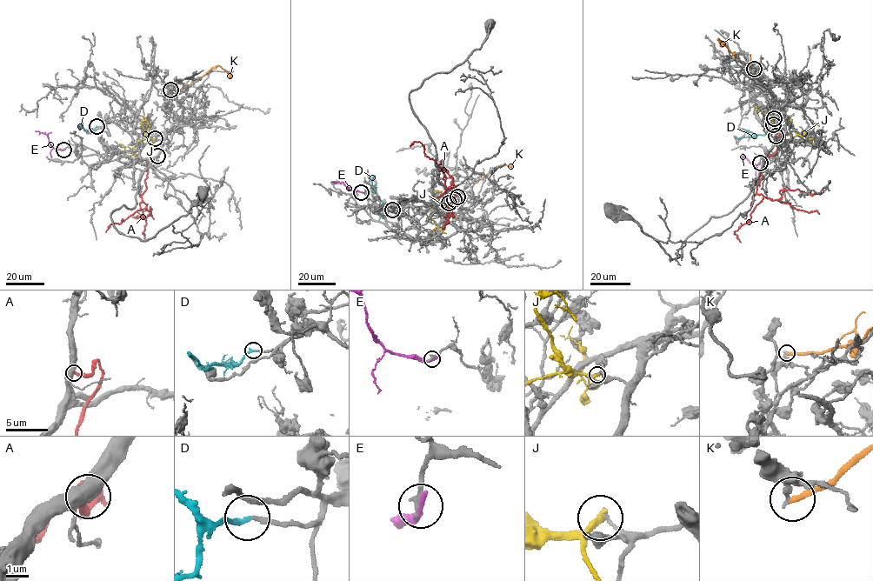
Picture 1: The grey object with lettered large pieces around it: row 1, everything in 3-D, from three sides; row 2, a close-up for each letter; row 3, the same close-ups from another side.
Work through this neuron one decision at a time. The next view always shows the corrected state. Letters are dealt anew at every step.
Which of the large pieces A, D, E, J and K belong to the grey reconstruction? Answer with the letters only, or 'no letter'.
D

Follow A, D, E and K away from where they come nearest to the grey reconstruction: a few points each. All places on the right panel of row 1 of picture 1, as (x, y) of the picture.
A: (776, 136), (783, 136), (760, 170), (756, 193), (777, 199), (781, 190), (813, 194), (824, 190)
D: (773, 124), (773, 129), (763, 135), (736, 136)
E: (759, 163), (756, 165), (742, 157)
K: (754, 69), (742, 63), (717, 39), (722, 44), (719, 43)

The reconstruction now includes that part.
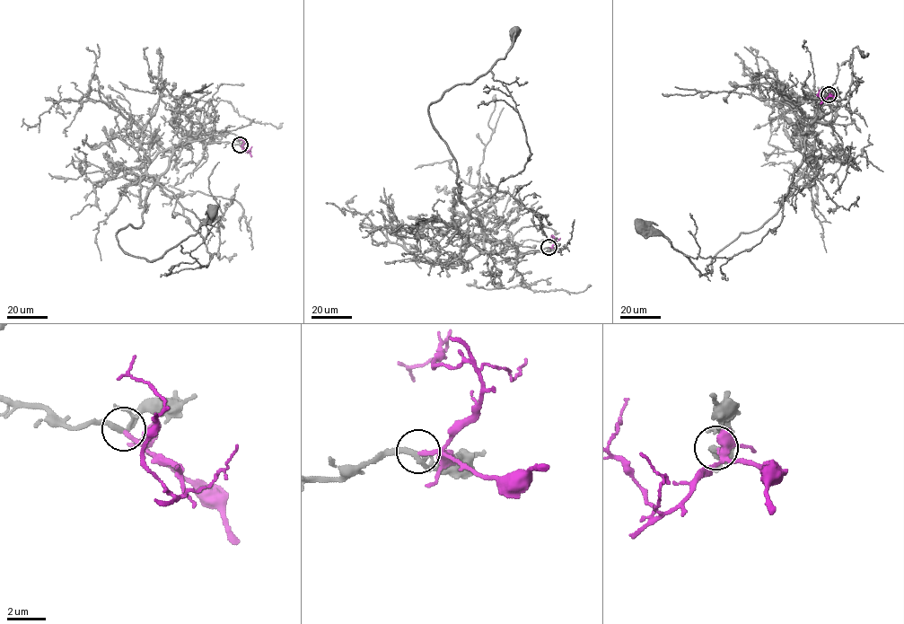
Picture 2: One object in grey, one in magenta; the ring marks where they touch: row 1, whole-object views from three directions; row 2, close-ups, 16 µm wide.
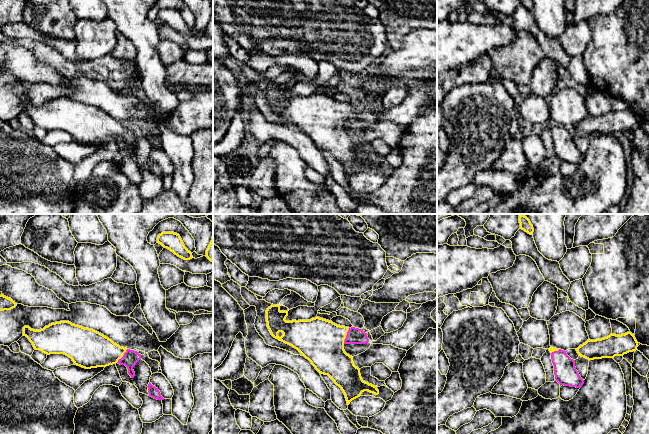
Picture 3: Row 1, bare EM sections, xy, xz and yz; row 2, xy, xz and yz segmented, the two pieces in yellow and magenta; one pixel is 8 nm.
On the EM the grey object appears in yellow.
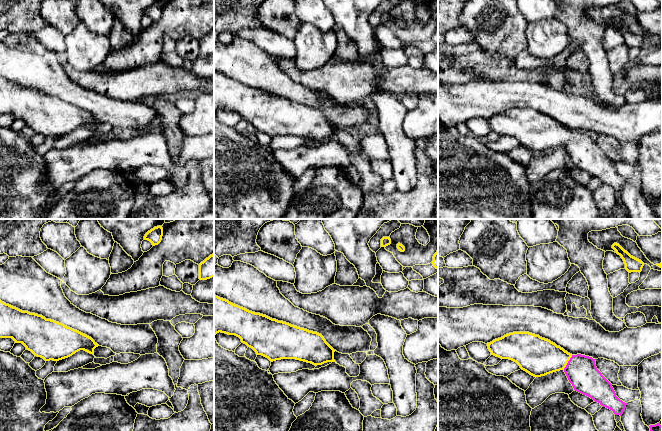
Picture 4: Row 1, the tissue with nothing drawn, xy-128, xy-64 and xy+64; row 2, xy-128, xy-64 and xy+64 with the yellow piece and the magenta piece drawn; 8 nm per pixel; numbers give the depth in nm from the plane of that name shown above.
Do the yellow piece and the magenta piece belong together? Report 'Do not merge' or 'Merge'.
Merge

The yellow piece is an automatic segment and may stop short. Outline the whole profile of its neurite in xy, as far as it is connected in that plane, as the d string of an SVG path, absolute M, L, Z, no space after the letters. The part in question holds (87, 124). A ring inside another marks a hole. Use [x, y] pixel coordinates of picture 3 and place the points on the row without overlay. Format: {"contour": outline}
{"contour": "M69 97L51 99L40 106L24 102L23 112L29 115L35 126L47 131L64 130L71 134L75 141L85 145L116 139L125 141L131 154L135 152L133 143L142 132L137 127L120 123L93 105Z"}

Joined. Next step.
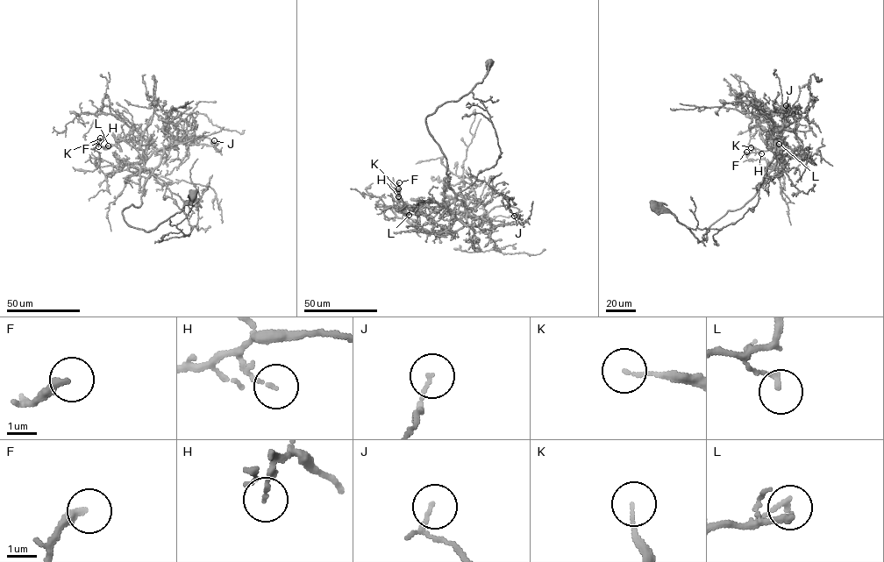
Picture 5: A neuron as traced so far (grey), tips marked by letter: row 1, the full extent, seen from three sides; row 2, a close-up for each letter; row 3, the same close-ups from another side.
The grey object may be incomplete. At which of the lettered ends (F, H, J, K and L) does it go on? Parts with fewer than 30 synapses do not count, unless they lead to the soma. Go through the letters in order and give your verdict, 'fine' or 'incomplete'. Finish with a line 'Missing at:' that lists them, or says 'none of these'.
F: fine
H: fine
J: fine
K: fine
L: fine
Missing at: none of these

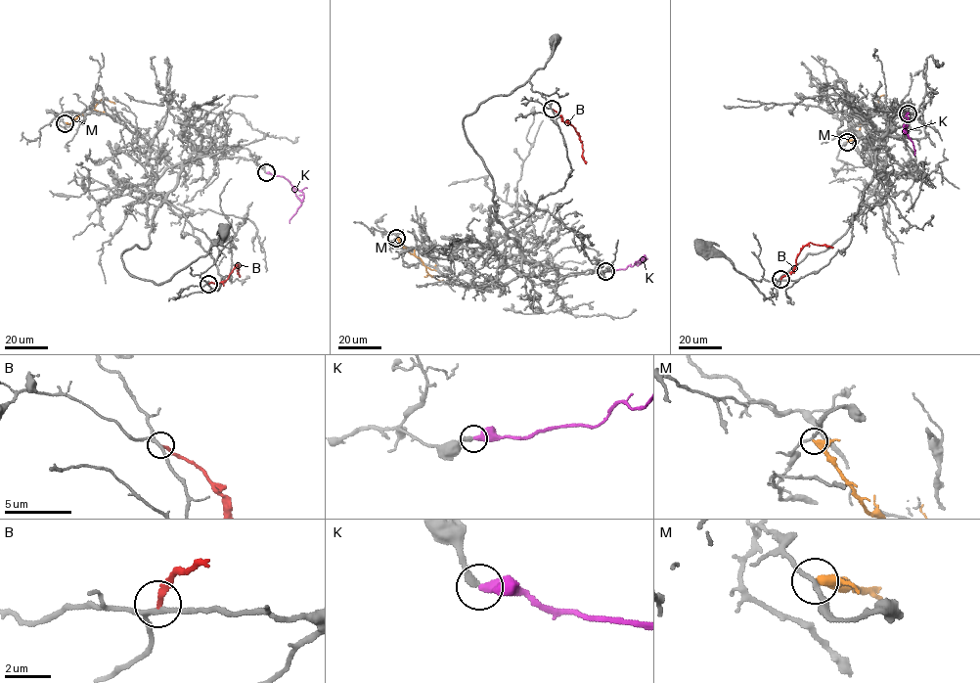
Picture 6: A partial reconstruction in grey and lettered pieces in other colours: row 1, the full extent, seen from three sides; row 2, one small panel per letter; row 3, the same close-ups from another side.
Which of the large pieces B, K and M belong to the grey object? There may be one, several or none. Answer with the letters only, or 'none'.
K

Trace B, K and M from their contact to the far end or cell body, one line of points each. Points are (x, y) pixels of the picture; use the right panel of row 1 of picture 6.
B: (780, 280), (793, 270), (796, 257), (804, 246), (810, 243), (833, 248)
K: (908, 113), (906, 132), (913, 143), (914, 156)
M: (847, 141), (857, 136), (861, 125), (876, 108), (879, 97), (887, 95)

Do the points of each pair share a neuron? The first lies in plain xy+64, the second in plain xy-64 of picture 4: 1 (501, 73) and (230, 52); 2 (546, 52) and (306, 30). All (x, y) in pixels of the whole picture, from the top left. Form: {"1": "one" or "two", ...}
{"1": "two", "2": "one"}

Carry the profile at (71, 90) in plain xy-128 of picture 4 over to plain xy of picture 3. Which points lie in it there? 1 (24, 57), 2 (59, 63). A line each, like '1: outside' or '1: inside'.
1: inside
2: outside

